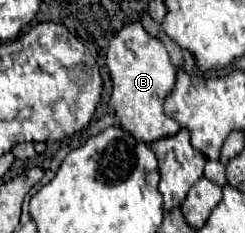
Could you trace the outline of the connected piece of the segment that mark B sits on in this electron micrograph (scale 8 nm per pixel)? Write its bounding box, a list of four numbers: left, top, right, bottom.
[105,22,179,144]

